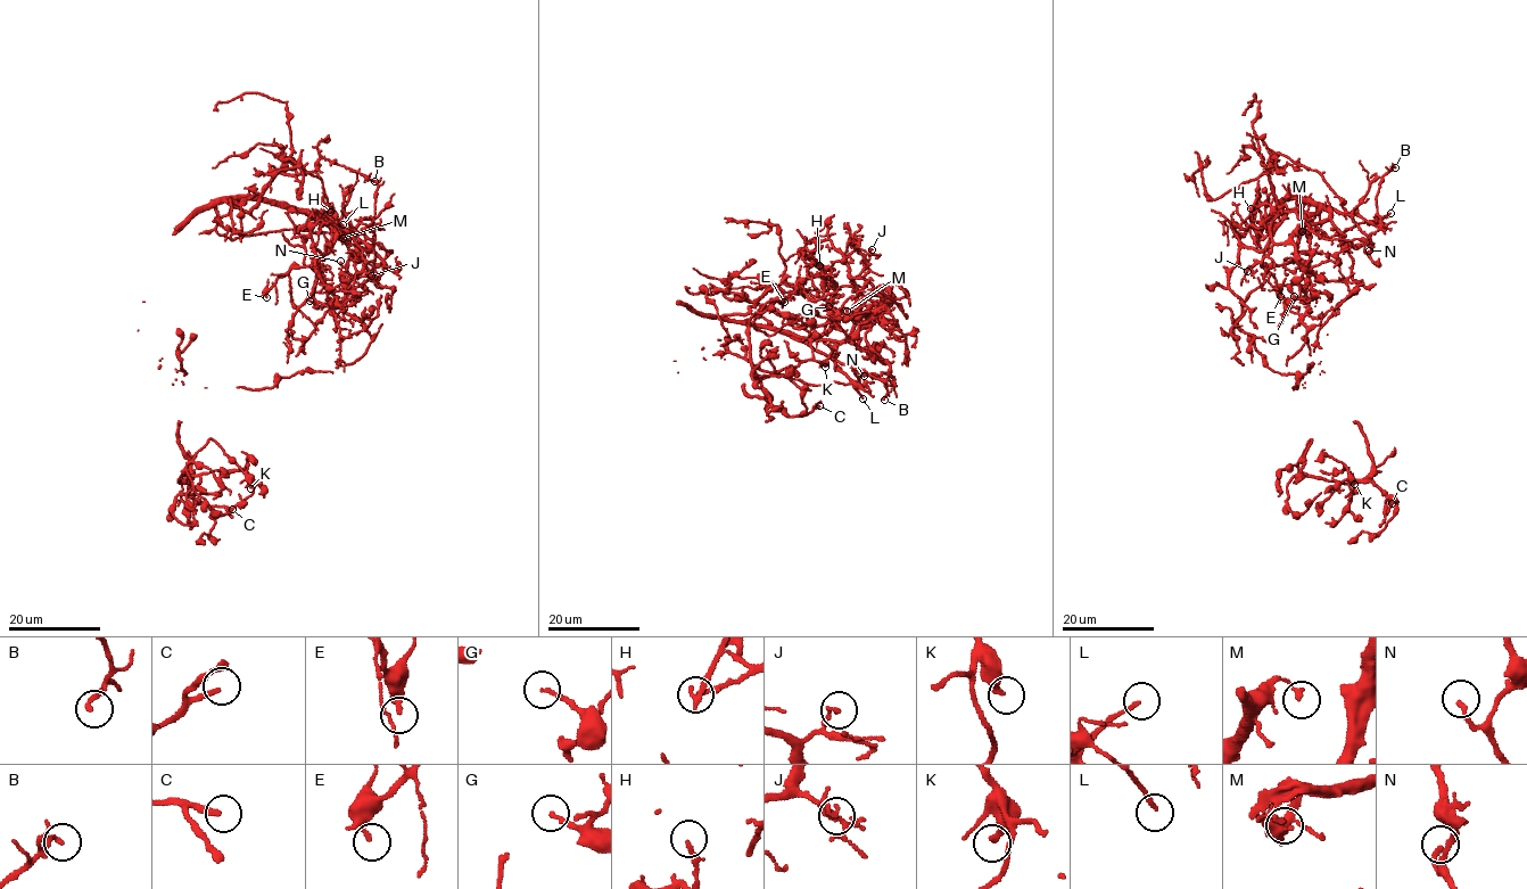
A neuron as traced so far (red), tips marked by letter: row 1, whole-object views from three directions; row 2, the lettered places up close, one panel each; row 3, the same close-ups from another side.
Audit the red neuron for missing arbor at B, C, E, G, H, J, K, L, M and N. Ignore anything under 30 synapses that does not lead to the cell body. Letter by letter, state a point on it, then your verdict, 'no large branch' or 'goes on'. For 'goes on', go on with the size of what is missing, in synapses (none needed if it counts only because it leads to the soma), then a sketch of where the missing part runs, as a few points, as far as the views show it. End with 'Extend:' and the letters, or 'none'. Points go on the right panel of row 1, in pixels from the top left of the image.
B: (1395, 167) | no large branch
C: (1392, 503) | goes on | 30 syn | (1392, 503), (1373, 502), (1367, 493)
E: (1280, 296) | no large branch
G: (1294, 296) | no large branch
H: (1251, 208) | goes on | 30 syn | (1251, 208), (1228, 206), (1222, 213), (1212, 217), (1211, 225), (1197, 239), (1198, 246)
J: (1247, 271) | no large branch
K: (1354, 484) | no large branch
L: (1391, 213) | no large branch
M: (1302, 231) | no large branch
N: (1369, 250) | no large branch
Extend: C, H

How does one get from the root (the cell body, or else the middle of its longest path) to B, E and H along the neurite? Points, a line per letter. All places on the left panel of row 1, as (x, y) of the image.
B: (336, 309), (356, 248), (330, 220), (302, 212), (358, 255), (373, 241), (374, 181)
E: (336, 309), (345, 295), (340, 276), (356, 248), (314, 215), (330, 215), (332, 246), (280, 277), (266, 297)
H: (336, 309), (345, 295), (340, 276), (356, 248), (330, 220), (314, 215), (330, 215), (337, 229), (330, 212)

